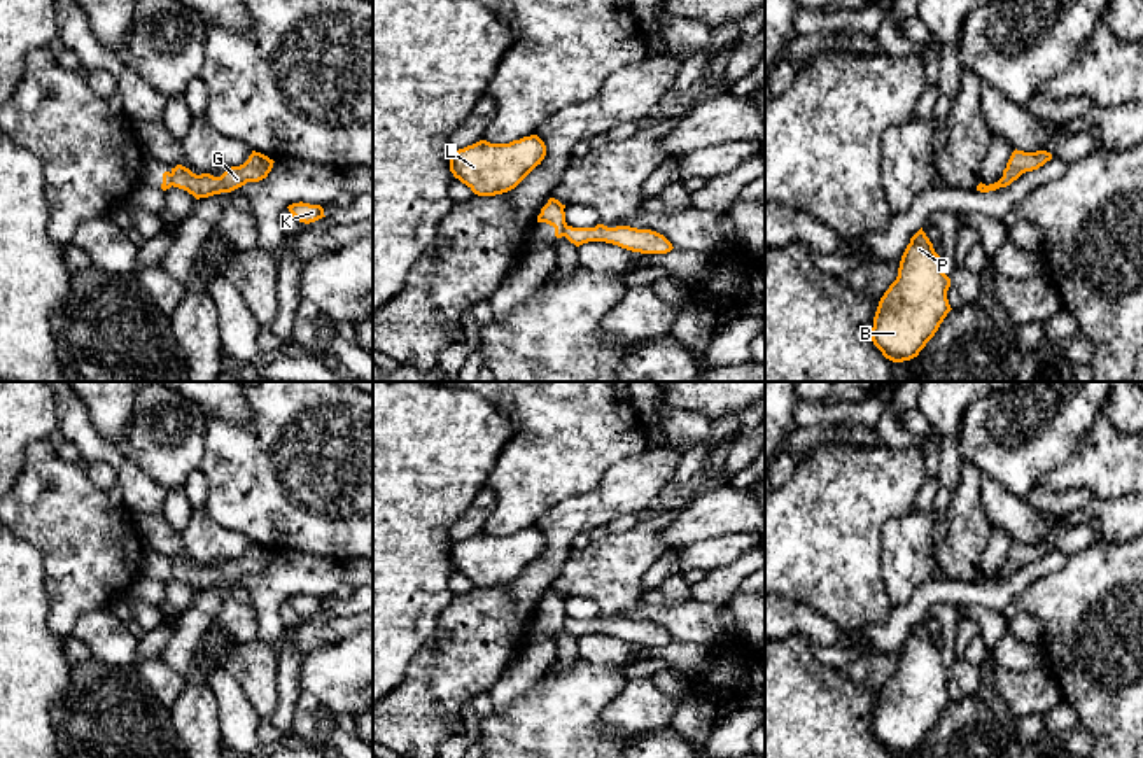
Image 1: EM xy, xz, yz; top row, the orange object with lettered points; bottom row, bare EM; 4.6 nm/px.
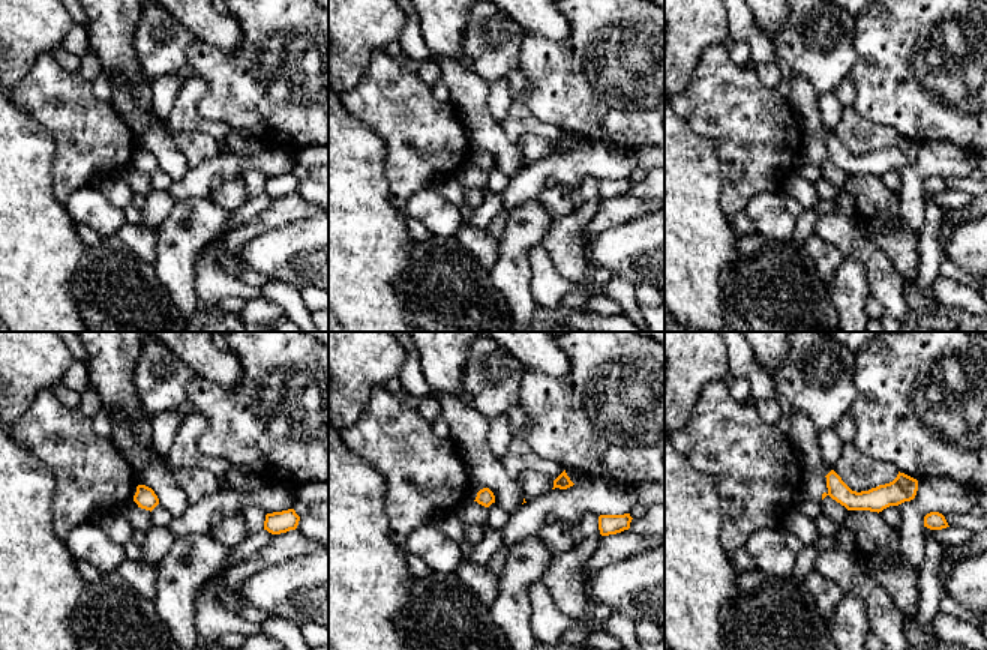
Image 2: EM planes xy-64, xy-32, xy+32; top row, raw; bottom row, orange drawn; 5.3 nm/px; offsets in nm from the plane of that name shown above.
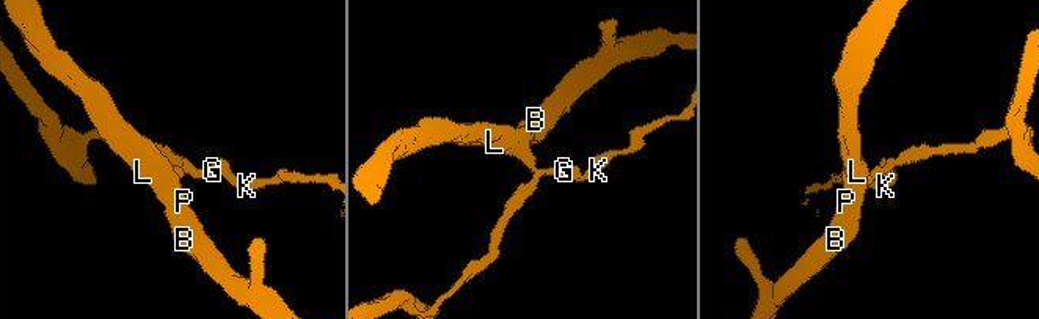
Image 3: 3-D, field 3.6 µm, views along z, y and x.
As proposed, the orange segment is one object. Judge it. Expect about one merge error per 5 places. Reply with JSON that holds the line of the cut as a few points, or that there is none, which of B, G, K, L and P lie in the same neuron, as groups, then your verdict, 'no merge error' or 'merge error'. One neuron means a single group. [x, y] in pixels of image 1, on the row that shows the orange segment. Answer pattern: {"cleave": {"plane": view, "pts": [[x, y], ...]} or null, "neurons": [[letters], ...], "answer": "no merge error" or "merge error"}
{"cleave": {"plane": "xz", "pts": [[567, 226], [562, 235]]}, "neurons": [["B", "L", "P"], ["G", "K"]], "answer": "merge error"}

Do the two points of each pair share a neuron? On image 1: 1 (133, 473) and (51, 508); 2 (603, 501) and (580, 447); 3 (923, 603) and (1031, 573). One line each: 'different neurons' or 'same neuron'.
1: different neurons
2: different neurons
3: same neuron

